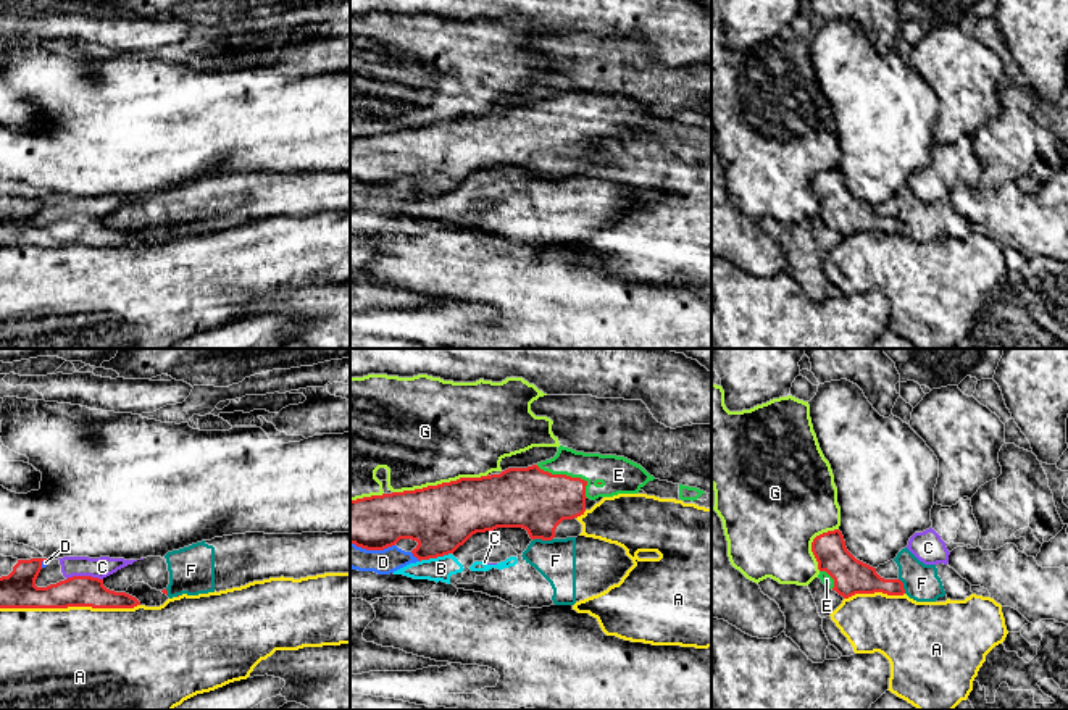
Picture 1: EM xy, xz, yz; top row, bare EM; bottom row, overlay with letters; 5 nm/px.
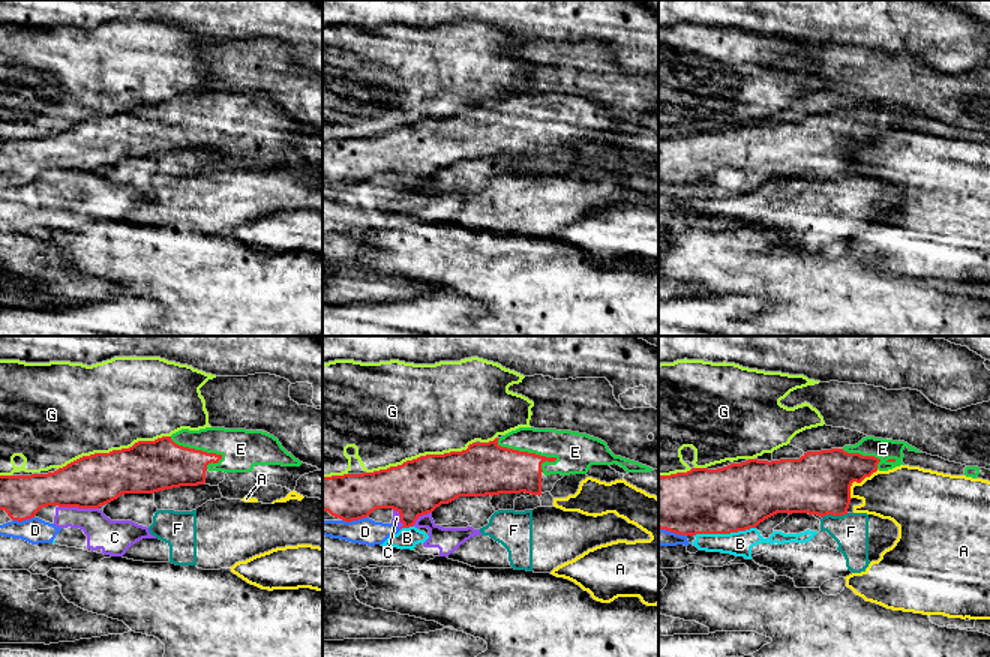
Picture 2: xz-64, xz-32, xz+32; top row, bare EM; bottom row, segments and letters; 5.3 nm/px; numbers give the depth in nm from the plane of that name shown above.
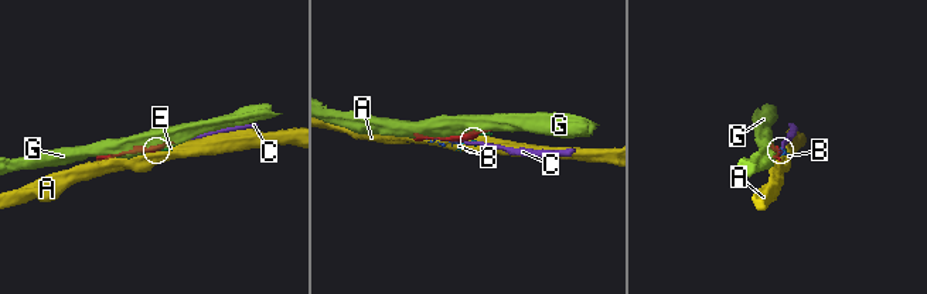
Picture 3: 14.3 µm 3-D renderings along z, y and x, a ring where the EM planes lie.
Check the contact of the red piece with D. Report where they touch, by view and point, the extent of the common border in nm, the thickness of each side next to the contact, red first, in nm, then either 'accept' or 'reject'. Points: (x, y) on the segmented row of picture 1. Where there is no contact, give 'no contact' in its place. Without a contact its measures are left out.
meets red in xz at (373, 549); contact 220 nm long; 280 nm thick on the red side, 130 nm on the other; reject

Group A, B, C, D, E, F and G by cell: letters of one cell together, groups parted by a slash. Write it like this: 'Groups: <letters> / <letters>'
Groups: A / B F / C D / E / G

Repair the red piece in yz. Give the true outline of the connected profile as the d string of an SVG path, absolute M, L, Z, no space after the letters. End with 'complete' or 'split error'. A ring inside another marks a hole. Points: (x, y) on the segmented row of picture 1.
M839 529L823 532L811 542L811 552L818 562L818 578L844 599L855 594L882 592L887 595L903 595L900 579L884 579L876 568L857 560L845 547Z; split error

